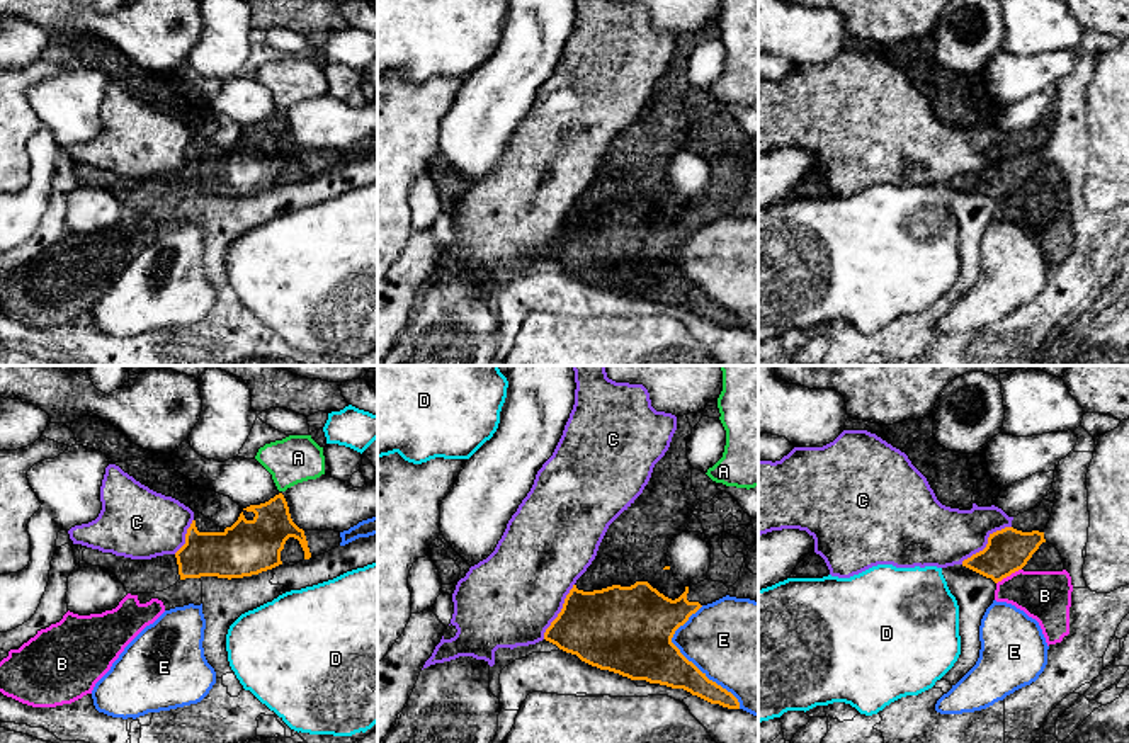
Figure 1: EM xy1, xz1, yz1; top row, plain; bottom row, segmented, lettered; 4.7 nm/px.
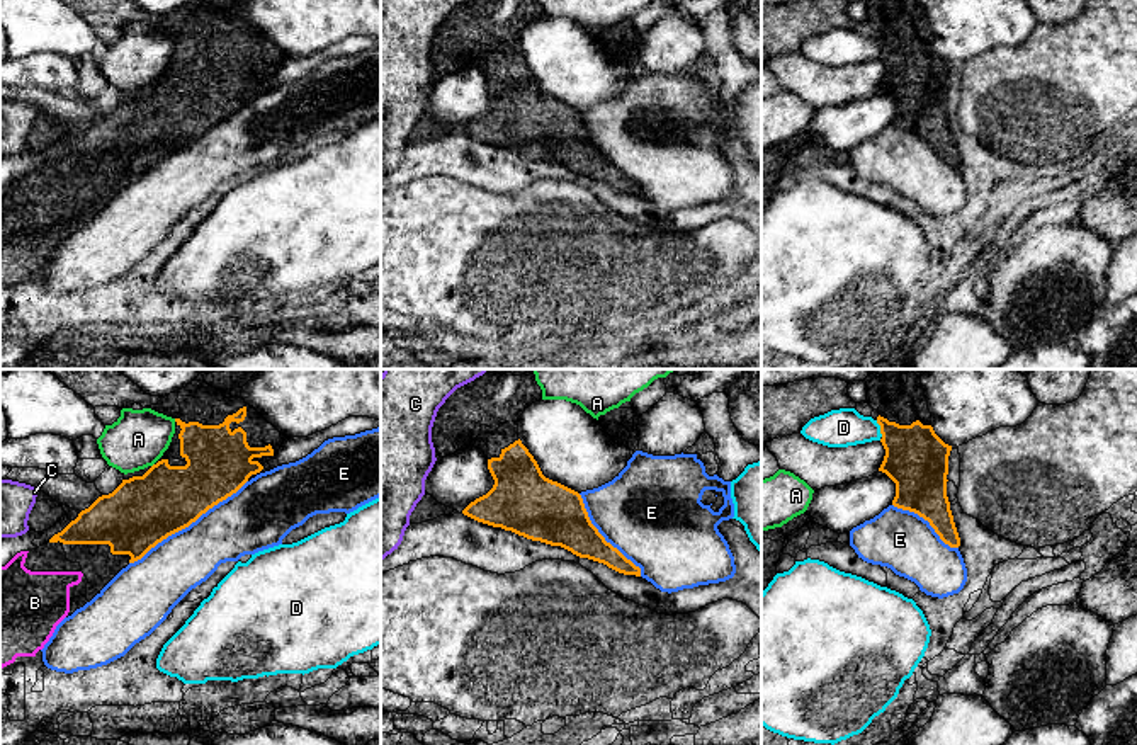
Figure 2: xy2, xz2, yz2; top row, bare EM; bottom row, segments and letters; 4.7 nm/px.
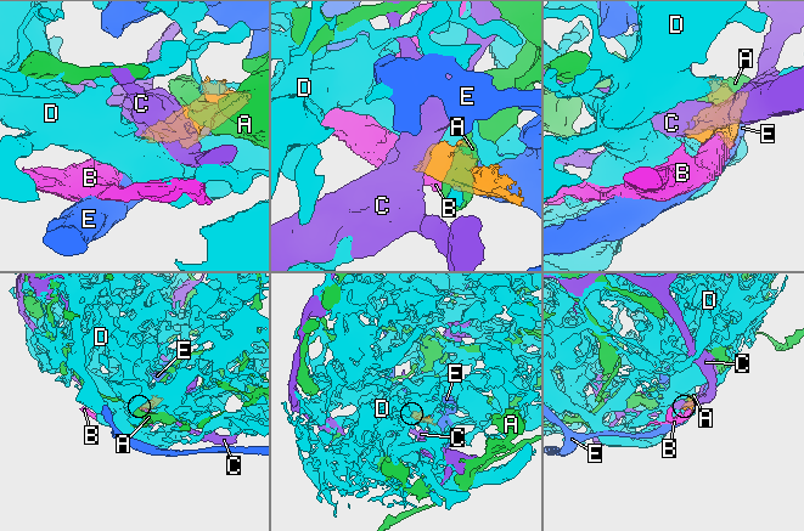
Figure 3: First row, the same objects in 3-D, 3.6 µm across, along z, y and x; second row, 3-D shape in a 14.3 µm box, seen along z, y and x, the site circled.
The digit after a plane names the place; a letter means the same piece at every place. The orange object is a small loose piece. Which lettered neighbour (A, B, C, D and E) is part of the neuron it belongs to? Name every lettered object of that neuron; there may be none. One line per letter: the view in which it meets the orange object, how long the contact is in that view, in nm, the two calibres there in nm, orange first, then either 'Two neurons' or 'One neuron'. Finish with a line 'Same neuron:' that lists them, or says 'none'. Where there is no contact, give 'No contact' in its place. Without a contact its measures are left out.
A: No contact. Two neurons
B: Touches orange in yz1. Shared border 140 nm. Thickness 200 nm (orange) against 240 nm. One neuron
C: Touches orange in yz1. Shared border 300 nm. Thickness 200 nm (orange) against 280 nm. Two neurons
D: Touches orange in yz2. Shared border 90 nm. Thickness 300 nm (orange) against 180 nm. Two neurons
E: Touches orange in xz1. Shared border 500 nm. Thickness 300 nm (orange) against 440 nm. Two neurons
Same neuron: B

